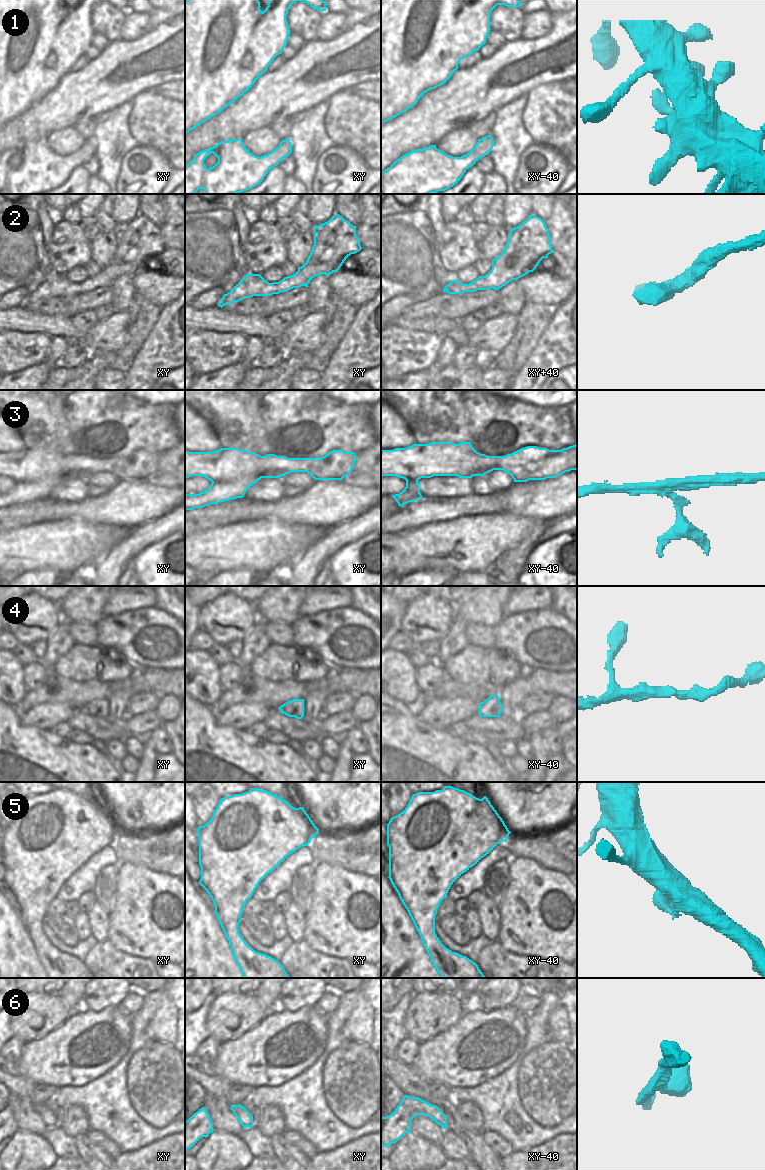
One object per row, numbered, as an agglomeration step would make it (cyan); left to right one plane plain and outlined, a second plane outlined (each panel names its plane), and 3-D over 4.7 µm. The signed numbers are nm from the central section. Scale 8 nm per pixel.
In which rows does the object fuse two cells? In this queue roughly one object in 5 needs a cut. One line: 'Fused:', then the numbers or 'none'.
Fused: 3

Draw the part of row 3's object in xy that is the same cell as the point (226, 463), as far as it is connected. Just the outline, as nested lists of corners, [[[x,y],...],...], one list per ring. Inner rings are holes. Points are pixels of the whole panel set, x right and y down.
[[[221,448],[213,452],[185,450],[185,478],[203,476],[211,482],[233,480],[260,471],[262,456],[239,448]]]

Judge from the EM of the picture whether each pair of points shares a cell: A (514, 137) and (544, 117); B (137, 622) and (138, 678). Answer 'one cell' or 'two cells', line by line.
A: two cells
B: two cells

